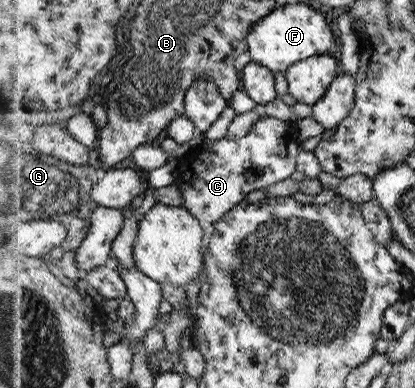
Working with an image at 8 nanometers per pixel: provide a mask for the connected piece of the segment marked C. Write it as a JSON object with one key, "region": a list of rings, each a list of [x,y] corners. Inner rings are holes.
{"region":[[[261,117],[261,121],[255,124],[253,131],[239,140],[229,138],[211,142],[211,146],[203,151],[199,162],[195,164],[195,174],[189,184],[185,184],[185,204],[198,219],[207,220],[214,225],[225,218],[237,205],[243,203],[253,190],[261,190],[265,186],[287,181],[287,178],[295,172],[295,160],[299,158],[299,142],[297,136],[291,136],[289,122],[277,119],[277,117]]]}

